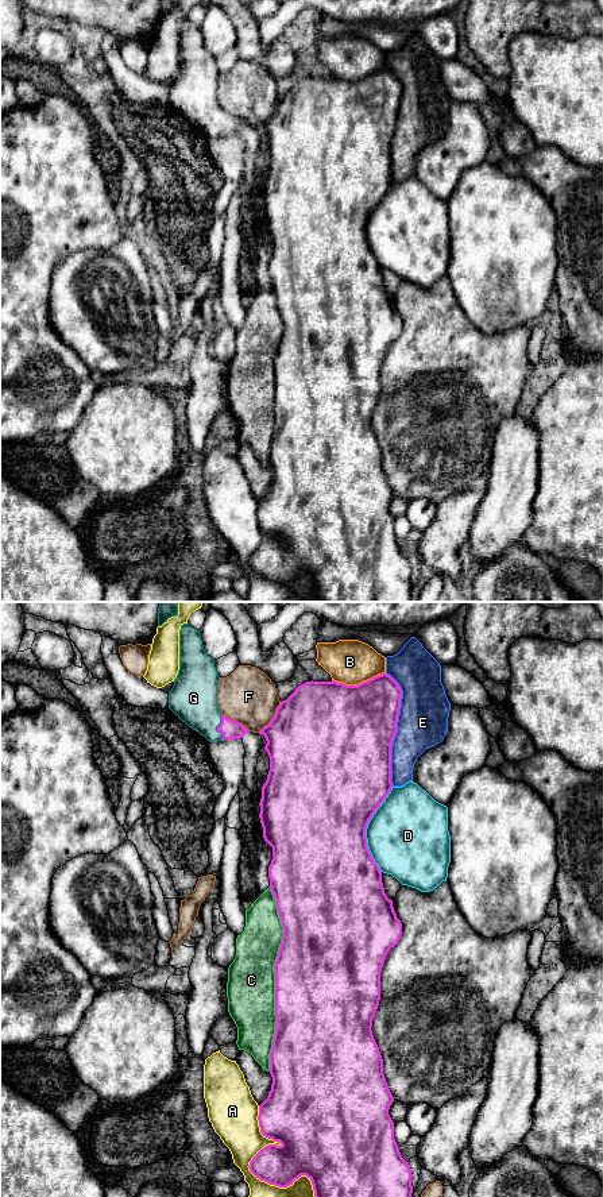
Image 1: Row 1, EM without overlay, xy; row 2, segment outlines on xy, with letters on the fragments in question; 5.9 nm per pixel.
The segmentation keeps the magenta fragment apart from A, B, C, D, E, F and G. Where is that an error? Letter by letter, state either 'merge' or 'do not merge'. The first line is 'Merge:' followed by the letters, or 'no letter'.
Merge: G
A: do not merge
B: do not merge
C: do not merge
D: do not merge
E: do not merge
F: do not merge
G: merge

